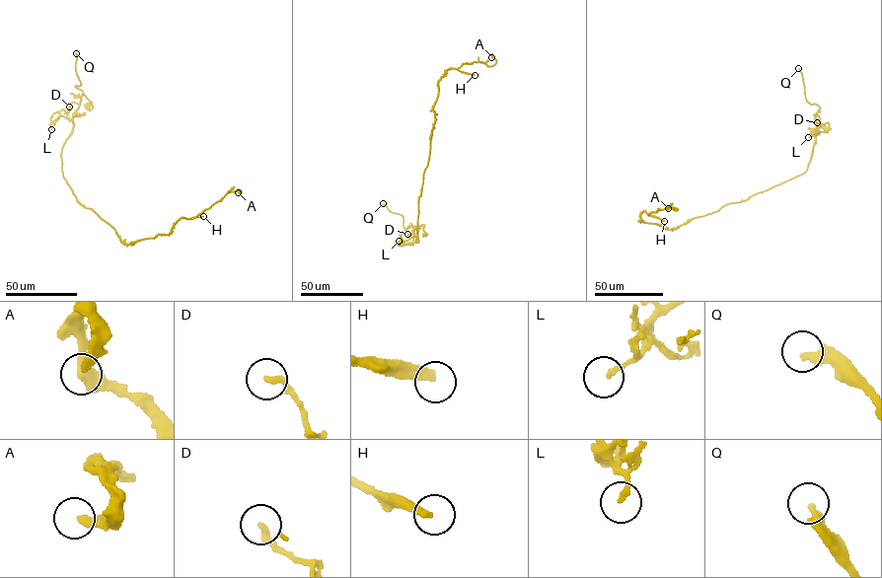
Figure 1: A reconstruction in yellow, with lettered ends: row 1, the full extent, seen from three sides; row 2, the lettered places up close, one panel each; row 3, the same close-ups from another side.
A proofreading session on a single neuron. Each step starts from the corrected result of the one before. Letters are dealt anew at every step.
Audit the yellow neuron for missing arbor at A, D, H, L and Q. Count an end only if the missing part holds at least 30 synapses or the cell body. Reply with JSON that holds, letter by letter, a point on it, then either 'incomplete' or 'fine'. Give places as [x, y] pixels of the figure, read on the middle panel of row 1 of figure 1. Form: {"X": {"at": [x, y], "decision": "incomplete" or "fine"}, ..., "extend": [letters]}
{"A": {"at": [491, 57], "decision": "fine"}, "D": {"at": [407, 234], "decision": "fine"}, "H": {"at": [475, 75], "decision": "incomplete"}, "L": {"at": [399, 241], "decision": "fine"}, "Q": {"at": [383, 203], "decision": "incomplete"}, "extend": ["H", "Q"]}

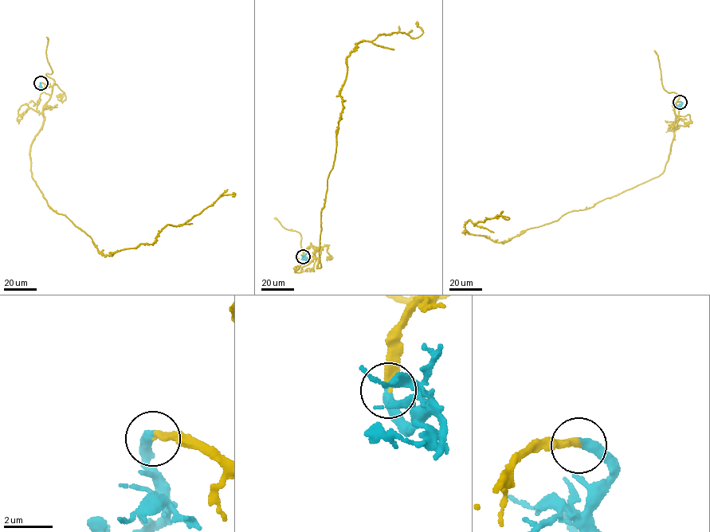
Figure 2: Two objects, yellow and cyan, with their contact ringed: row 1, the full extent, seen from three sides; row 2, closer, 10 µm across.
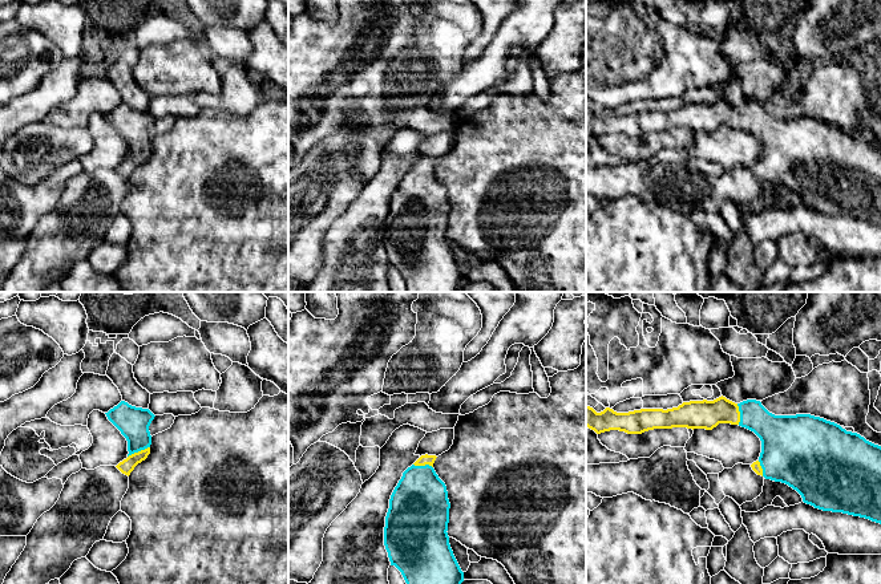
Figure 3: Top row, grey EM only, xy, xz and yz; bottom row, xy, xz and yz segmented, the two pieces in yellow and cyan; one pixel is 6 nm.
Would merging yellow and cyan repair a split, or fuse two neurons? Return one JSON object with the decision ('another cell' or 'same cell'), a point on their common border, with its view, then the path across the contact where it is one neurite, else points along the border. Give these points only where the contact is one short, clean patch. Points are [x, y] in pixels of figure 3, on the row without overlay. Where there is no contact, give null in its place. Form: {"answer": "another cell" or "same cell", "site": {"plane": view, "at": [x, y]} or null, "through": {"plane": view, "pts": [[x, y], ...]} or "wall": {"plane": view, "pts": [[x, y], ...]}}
{"answer": "same cell", "site": {"plane": "xy", "at": [138, 154]}}

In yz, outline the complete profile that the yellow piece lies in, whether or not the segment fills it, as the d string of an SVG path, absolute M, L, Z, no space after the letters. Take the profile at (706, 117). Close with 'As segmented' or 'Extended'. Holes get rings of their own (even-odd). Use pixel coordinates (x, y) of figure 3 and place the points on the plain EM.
M726 100L714 104L690 104L672 111L640 111L617 115L610 110L597 115L586 108L586 129L597 137L619 133L642 137L654 131L706 131L719 126L739 127L753 134L761 143L761 155L752 173L775 184L796 192L803 204L815 211L842 215L881 227L881 149L866 143L857 135L811 117L775 118L760 104L747 102L735 106Z. Extended

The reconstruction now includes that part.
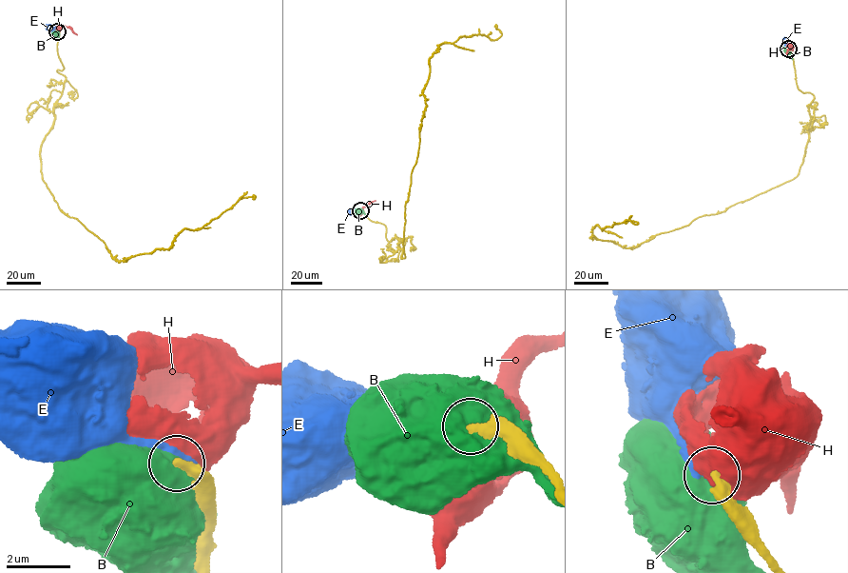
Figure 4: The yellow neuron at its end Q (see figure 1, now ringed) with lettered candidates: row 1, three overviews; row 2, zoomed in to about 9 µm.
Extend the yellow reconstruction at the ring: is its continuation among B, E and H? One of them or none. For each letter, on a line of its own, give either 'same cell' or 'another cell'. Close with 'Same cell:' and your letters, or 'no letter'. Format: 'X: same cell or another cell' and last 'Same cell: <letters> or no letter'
B: another cell
E: same cell
H: another cell
Same cell: E

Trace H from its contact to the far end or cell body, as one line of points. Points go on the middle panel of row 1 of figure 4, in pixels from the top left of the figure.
H: (361, 211), (375, 201)

